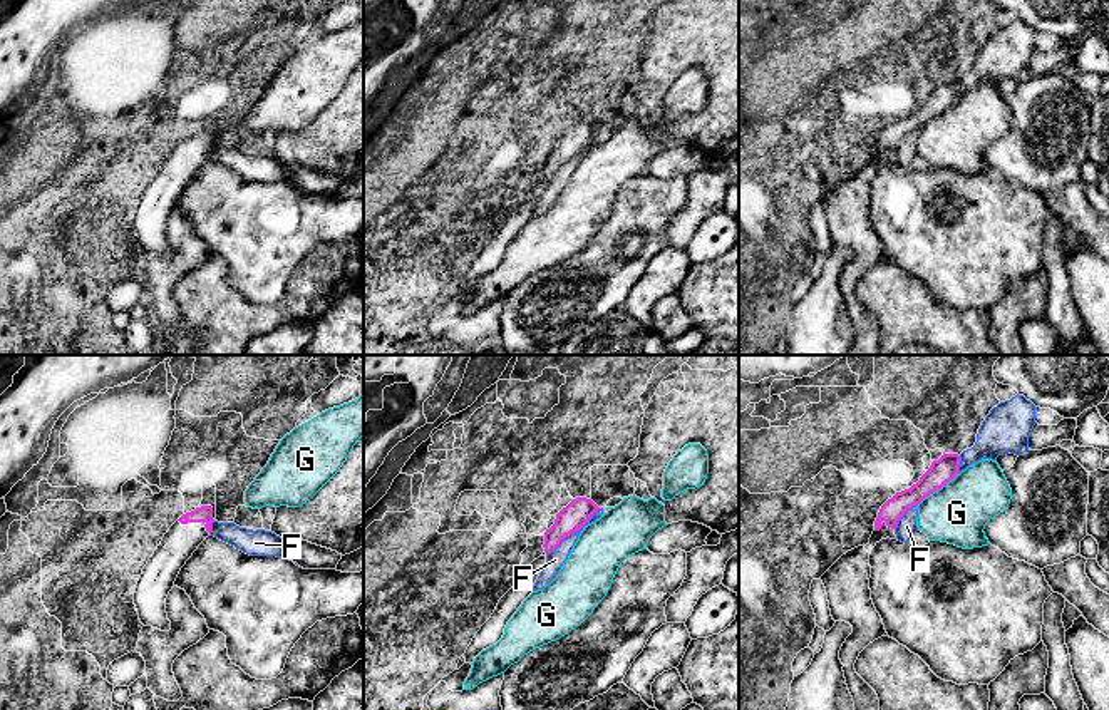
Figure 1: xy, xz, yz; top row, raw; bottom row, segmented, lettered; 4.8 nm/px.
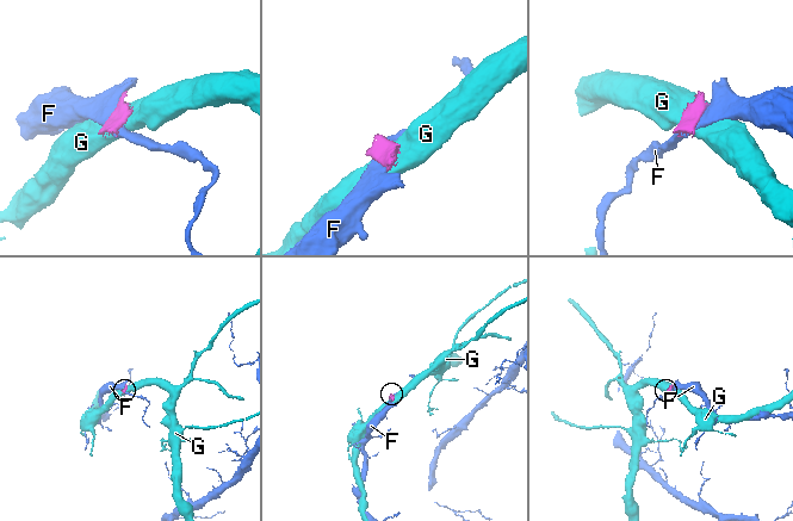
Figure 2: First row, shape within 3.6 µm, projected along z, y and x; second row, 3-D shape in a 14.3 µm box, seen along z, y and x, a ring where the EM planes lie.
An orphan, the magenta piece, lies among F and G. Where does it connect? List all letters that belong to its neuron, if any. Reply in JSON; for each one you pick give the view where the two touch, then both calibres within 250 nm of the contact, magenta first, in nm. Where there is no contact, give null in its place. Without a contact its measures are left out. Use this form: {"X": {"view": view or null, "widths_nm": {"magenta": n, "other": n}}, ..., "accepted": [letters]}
{"accepted": []}

